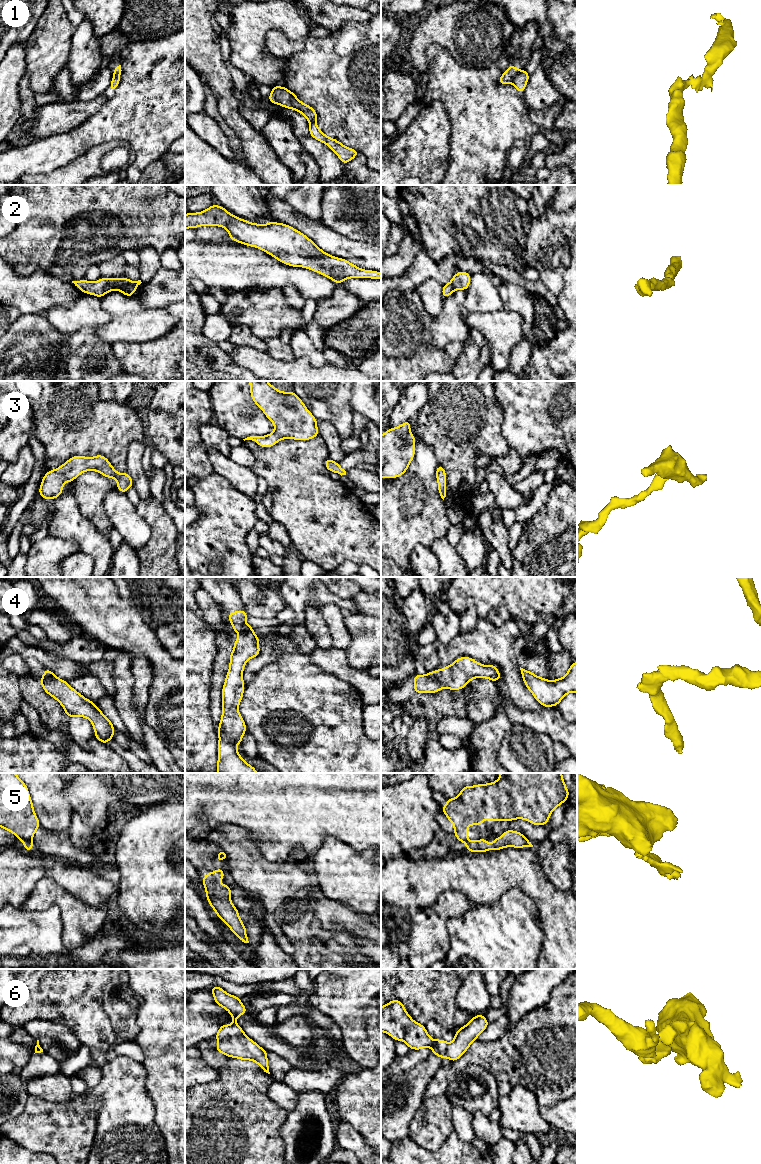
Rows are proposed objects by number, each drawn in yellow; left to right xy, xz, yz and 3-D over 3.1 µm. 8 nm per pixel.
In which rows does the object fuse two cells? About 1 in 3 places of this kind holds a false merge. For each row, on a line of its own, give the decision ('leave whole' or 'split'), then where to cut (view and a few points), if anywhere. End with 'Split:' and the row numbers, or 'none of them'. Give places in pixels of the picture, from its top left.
1: split; cut yz (521, 70), (511, 82)
2: leave whole; cut none
3: leave whole; cut none
4: leave whole; cut none
5: split; cut xy (30, 840), (23, 842)
6: split; cut yz (434, 1040), (430, 1046)
Split: 1, 5, 6

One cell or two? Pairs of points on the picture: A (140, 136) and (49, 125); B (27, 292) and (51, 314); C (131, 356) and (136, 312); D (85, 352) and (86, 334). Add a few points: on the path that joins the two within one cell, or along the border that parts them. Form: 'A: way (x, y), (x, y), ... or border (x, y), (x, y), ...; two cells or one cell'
A: border (93, 115), (90, 115), (68, 131), (51, 136); two cells
B: border (70, 305), (53, 305), (44, 313); two cells
C: border (156, 338), (150, 341), (129, 344); two cells
D: way (85, 348), (86, 338); one cell

